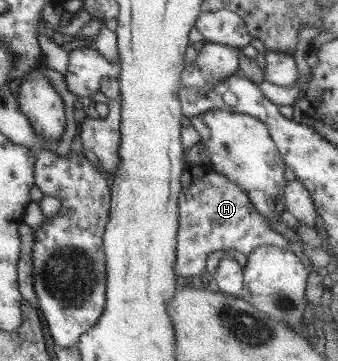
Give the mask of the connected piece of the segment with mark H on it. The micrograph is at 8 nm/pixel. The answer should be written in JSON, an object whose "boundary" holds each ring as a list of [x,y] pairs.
{"boundary":[[[183,158],[183,172],[178,195],[178,230],[173,271],[178,278],[201,275],[209,253],[236,250],[245,256],[258,245],[288,248],[287,240],[272,230],[267,220],[250,204],[247,194],[230,179],[208,165],[195,166]]]}

